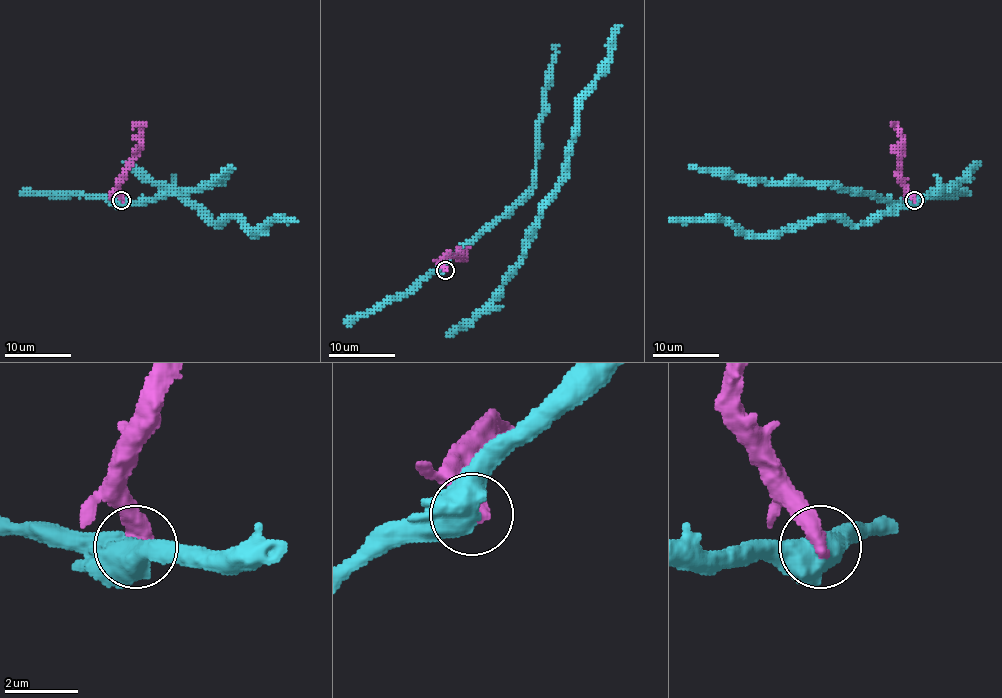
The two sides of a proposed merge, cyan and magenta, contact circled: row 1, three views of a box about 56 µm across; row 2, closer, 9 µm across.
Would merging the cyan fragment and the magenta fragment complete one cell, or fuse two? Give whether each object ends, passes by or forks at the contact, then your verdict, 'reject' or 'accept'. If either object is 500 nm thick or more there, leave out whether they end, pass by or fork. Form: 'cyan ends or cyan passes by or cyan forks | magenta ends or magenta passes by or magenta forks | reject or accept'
reject

